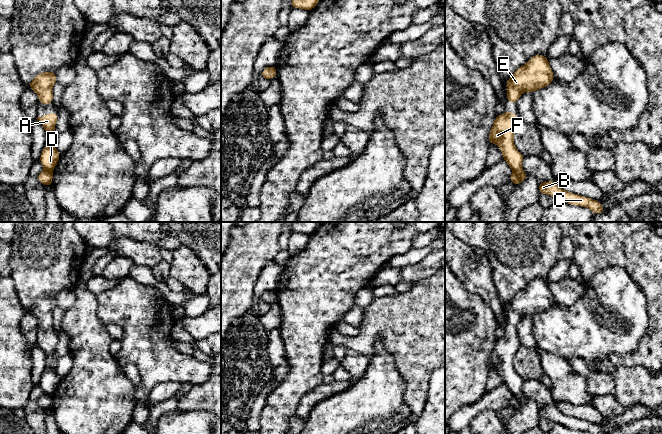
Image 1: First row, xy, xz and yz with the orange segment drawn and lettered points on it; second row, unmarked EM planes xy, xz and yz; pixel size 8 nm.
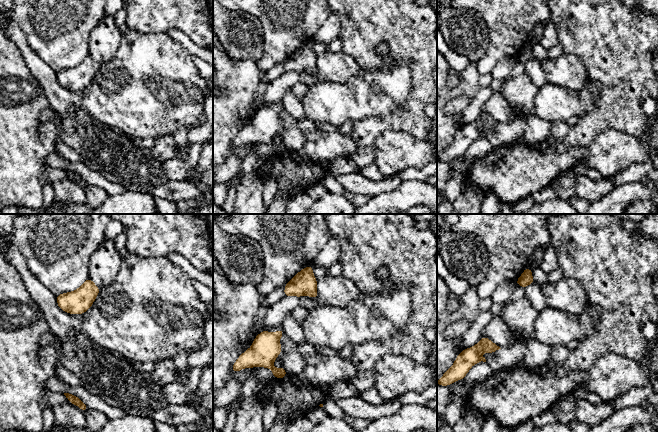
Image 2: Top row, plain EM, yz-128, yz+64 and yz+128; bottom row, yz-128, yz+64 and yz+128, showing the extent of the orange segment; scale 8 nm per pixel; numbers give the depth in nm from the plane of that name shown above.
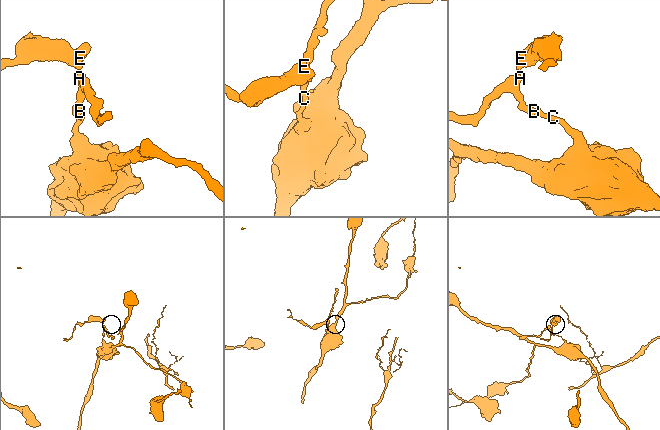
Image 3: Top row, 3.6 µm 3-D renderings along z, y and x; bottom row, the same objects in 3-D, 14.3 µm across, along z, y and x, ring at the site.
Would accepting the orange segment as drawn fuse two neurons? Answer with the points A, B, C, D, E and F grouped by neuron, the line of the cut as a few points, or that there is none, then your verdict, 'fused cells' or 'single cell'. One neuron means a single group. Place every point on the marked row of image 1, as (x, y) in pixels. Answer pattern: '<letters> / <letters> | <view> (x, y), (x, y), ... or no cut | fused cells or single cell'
A D E F / B C | yz (521, 167), (513, 171) | fused cells

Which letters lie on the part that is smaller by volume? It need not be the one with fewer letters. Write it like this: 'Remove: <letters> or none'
Remove: A, D, E, F

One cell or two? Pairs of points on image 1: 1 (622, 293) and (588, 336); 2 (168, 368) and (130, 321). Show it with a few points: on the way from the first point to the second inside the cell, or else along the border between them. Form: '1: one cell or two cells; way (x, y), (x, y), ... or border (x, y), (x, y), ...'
1: one cell; way (618, 305), (618, 312), (600, 328)
2: one cell; way (156, 356), (147, 343), (147, 338), (142, 333)

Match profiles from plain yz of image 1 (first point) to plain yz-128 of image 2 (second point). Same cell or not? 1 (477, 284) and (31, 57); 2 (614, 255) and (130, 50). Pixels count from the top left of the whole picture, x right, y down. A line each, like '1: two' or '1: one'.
1: one
2: two

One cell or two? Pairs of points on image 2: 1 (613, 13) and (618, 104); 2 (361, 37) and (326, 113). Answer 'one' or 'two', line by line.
1: one
2: two

